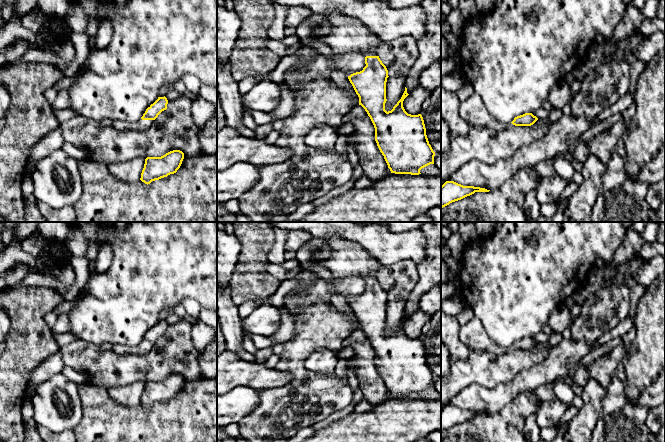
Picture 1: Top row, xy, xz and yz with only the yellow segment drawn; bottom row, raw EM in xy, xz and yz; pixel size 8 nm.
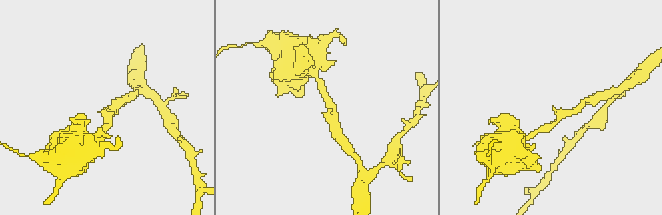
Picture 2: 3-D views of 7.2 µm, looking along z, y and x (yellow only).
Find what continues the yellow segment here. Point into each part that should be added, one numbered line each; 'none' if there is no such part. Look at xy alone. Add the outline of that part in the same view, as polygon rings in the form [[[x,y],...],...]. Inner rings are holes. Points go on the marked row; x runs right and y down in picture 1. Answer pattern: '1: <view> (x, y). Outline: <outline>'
1: xy (140, 125). Outline: [[[141,118],[134,123],[114,120],[112,127],[115,128],[116,130],[131,129],[136,131],[144,131],[149,129],[153,123],[154,120],[142,120]]]

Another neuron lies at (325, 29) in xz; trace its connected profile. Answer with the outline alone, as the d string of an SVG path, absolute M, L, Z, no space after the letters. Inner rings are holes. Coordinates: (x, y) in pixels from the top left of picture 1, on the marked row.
M323 25L319 30L312 30L311 37L313 40L319 40L318 37L330 32L330 25Z

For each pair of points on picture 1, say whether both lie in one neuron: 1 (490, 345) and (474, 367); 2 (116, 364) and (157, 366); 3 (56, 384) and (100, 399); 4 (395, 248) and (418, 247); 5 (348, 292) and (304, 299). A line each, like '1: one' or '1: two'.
1: two
2: one
3: two
4: one
5: one

